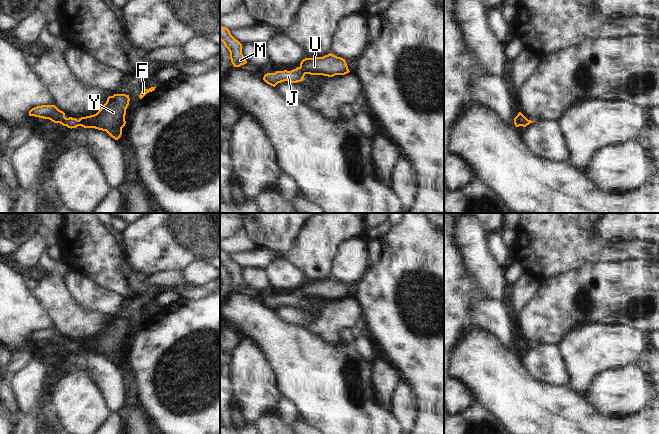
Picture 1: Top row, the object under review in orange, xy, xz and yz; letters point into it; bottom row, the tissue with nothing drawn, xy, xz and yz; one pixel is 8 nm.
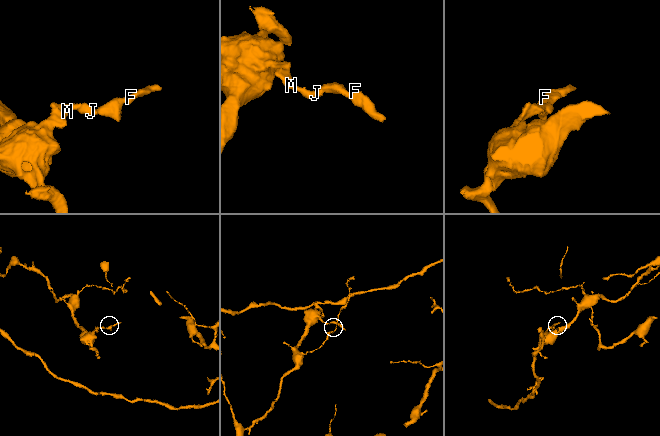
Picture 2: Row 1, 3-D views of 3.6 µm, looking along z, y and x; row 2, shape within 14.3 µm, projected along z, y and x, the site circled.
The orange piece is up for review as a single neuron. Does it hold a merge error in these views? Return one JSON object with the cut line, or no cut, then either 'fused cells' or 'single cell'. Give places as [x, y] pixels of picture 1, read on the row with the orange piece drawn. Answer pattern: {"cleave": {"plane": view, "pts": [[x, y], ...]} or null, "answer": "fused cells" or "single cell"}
{"cleave": null, "answer": "single cell"}

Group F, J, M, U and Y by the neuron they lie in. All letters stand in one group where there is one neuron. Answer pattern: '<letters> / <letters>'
F J M U Y

